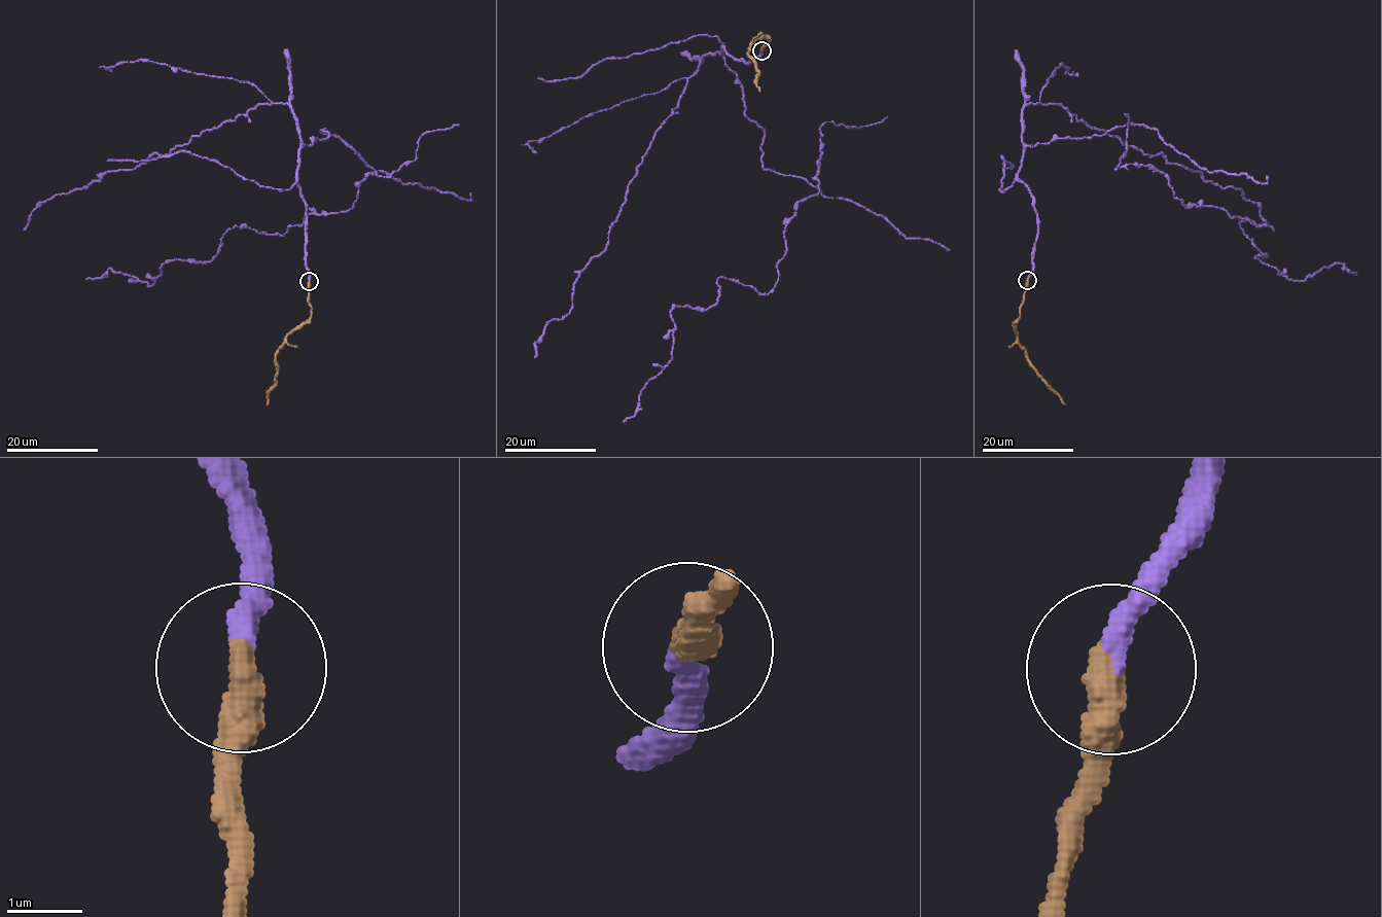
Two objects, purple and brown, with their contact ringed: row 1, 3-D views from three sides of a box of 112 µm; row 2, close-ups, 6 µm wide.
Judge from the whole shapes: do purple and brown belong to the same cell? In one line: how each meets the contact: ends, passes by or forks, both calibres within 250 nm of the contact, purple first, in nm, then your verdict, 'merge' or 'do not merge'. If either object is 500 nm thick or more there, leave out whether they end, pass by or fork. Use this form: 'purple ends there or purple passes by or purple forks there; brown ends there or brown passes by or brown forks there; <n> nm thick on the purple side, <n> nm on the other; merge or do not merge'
purple ends there; brown ends there; 280 nm thick on the purple side, 480 nm on the other; merge

